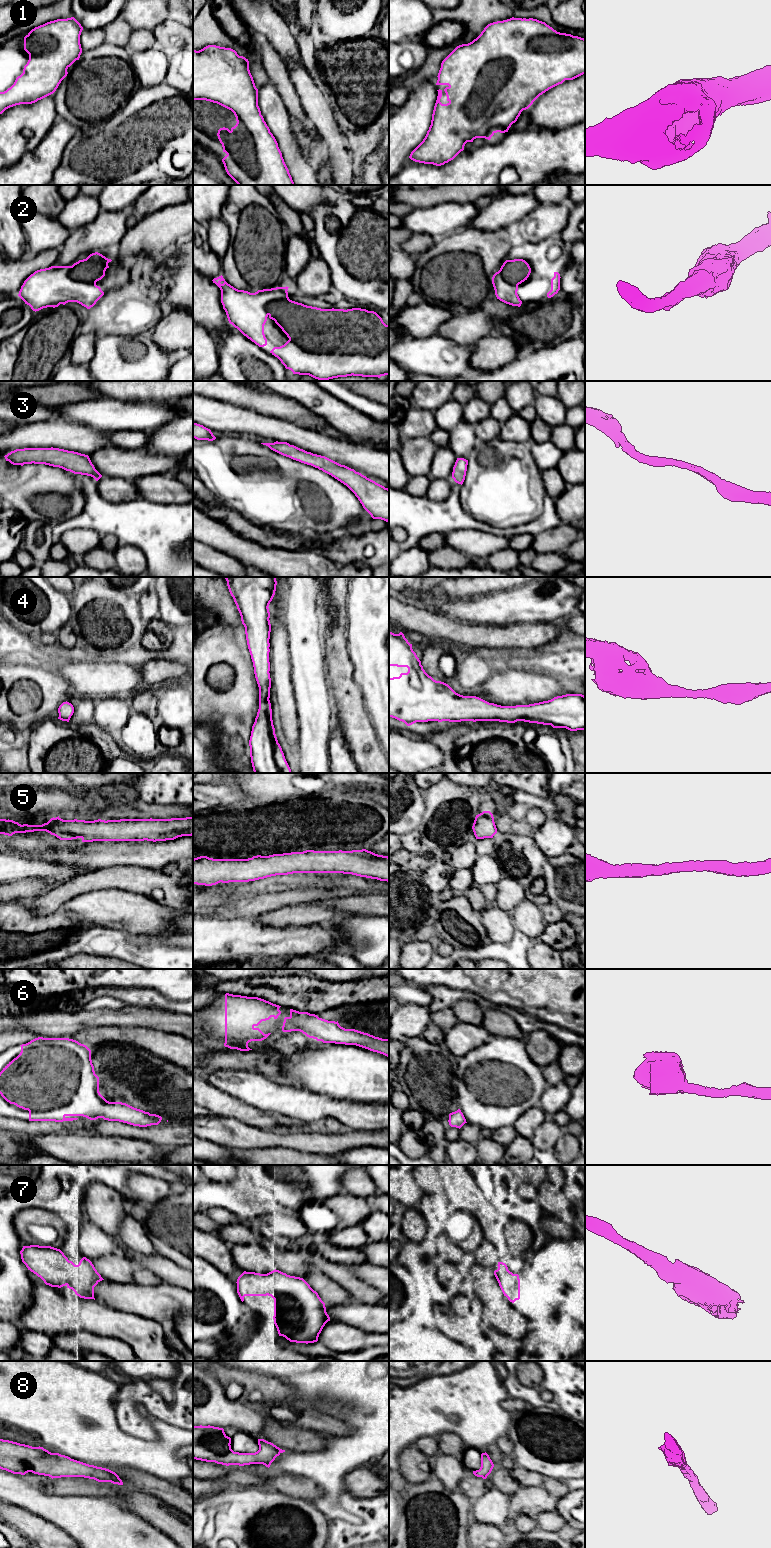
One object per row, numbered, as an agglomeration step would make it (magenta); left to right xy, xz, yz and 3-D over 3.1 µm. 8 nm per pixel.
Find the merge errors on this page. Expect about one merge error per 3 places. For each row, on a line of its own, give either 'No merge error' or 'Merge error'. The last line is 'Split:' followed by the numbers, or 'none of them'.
1: No merge error
2: No merge error
3: No merge error
4: No merge error
5: No merge error
6: No merge error
7: No merge error
8: No merge error
Split: none of them

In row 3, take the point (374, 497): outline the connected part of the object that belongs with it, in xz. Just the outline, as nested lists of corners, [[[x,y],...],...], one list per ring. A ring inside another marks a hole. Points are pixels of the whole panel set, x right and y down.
[[[287,442],[261,443],[271,450],[301,463],[311,465],[346,485],[373,519],[389,521],[389,489],[354,469],[325,456],[313,454]]]

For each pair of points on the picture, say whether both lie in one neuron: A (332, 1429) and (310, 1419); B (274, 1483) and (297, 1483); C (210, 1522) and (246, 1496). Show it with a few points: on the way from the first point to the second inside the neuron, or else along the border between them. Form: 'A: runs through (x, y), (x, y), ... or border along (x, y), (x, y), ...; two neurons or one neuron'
A: runs through (327, 1424), (315, 1419); one neuron
B: runs through (280, 1483), (291, 1483); one neuron
C: runs through (219, 1517), (225, 1517), (237, 1505); one neuron

